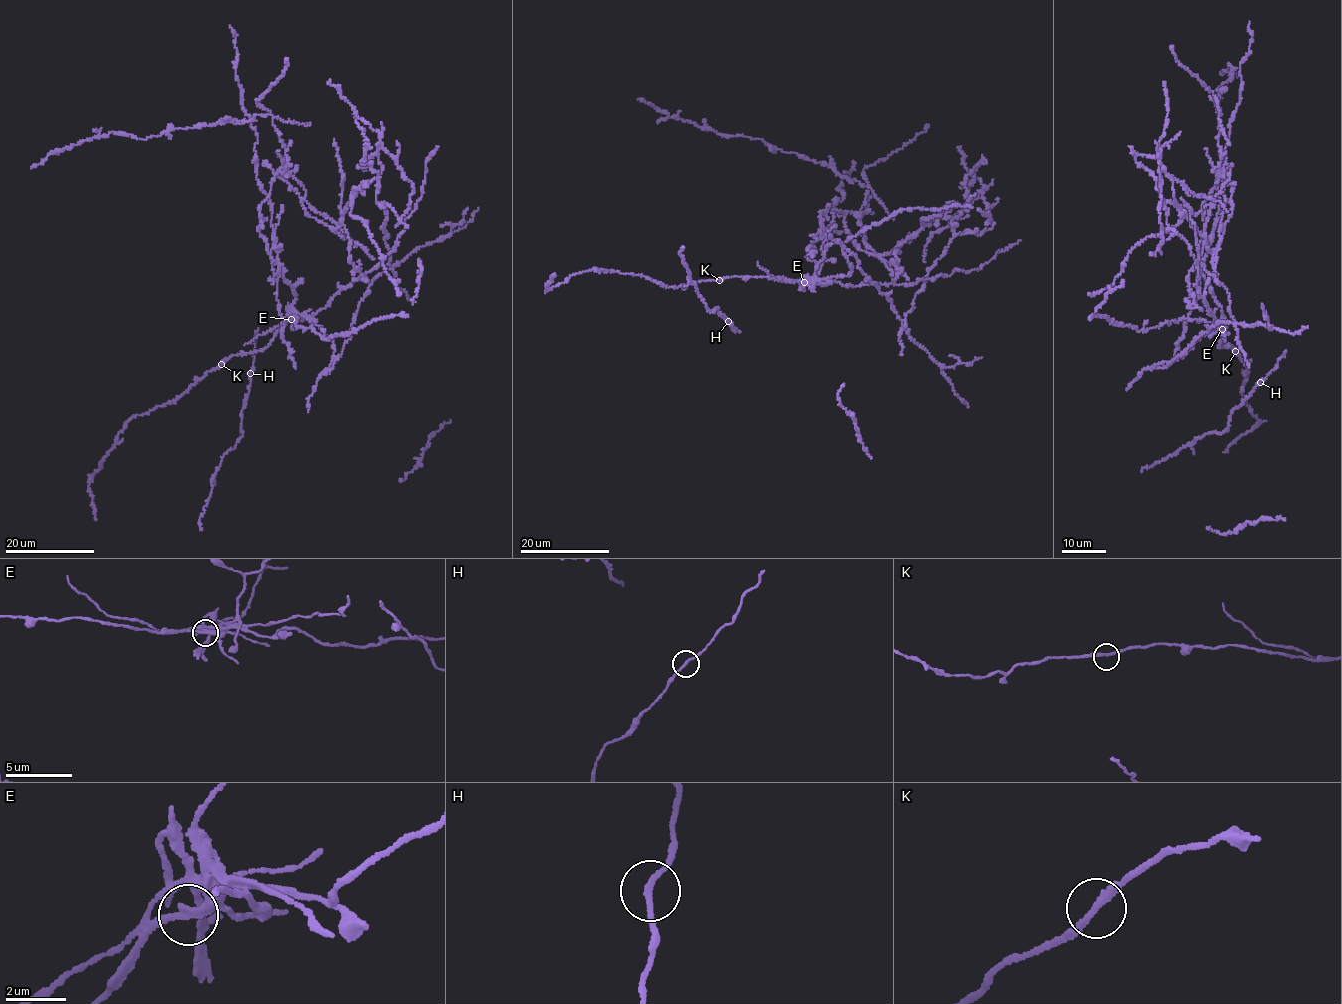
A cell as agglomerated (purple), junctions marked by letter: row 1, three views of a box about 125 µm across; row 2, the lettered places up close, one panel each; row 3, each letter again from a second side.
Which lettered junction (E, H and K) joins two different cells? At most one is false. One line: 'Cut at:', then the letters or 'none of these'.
Cut at: E

